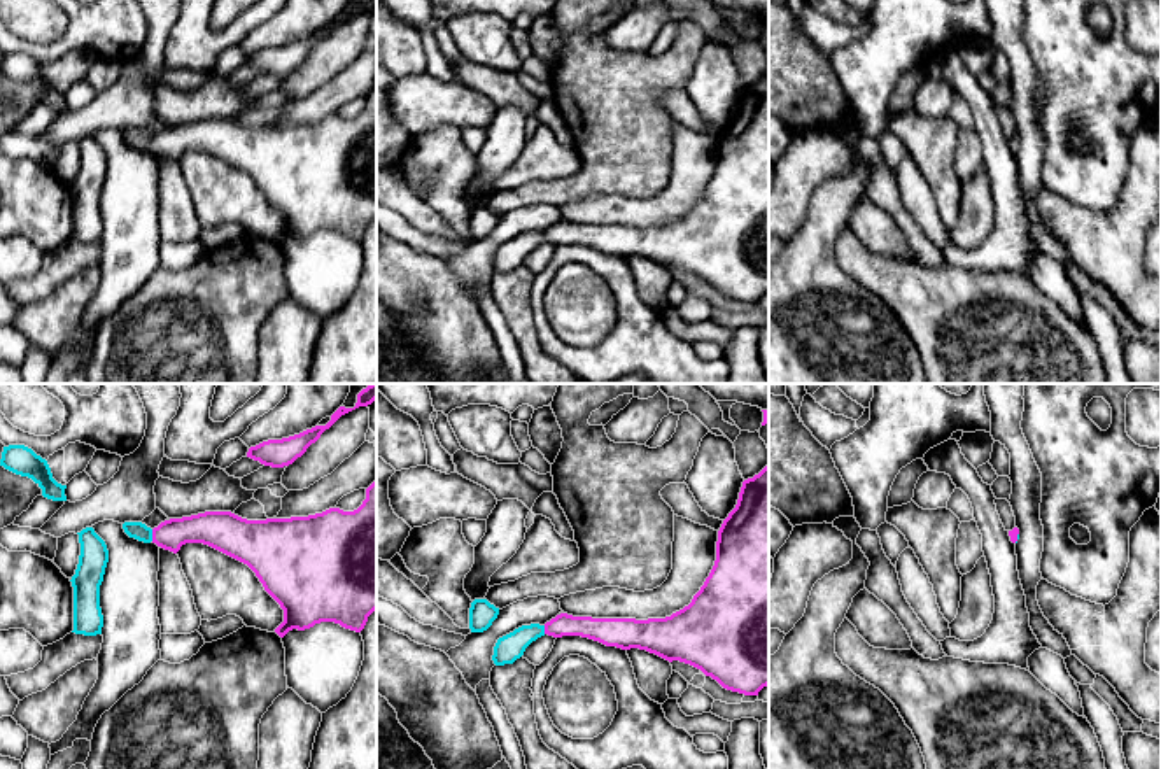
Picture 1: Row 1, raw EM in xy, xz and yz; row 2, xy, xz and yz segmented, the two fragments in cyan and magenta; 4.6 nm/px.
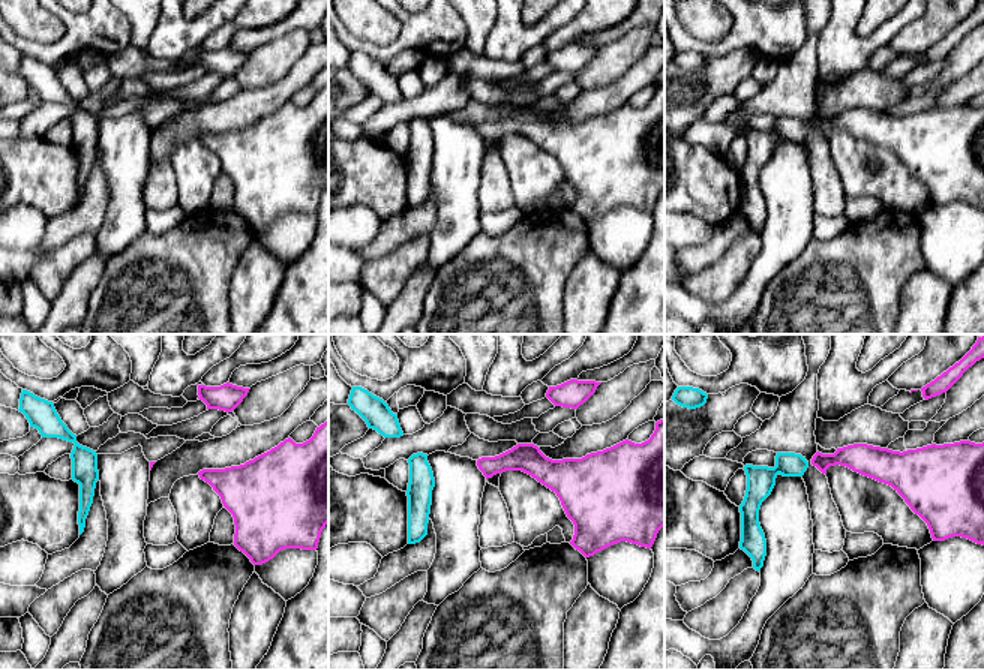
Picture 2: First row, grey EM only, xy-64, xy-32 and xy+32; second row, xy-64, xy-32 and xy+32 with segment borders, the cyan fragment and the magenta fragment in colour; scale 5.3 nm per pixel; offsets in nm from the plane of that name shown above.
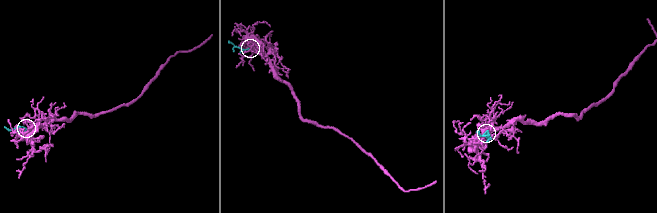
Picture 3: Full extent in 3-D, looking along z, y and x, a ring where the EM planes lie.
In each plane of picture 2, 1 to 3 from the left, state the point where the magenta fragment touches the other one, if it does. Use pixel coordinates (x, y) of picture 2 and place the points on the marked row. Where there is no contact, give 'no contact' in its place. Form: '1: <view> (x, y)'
1: no contact
2: no contact
3: no contact

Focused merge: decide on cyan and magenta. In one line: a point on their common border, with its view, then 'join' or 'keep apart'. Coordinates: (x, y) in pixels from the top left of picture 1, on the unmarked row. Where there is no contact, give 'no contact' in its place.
meets cyan in xy at (151, 142); join

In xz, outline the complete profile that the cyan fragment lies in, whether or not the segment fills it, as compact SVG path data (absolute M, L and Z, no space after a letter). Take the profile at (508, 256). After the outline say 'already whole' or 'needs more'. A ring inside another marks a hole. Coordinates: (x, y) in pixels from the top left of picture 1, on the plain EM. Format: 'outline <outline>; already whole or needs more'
outline M769 72L742 89L737 112L718 138L714 173L688 214L671 224L648 228L560 221L545 233L522 233L499 245L494 272L513 272L545 242L581 243L622 258L646 258L669 270L693 273L727 298L758 303L769 293Z; needs more

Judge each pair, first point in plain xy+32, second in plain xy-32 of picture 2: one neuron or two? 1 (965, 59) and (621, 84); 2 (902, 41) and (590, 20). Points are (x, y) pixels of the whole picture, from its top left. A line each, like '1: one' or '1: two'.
1: two
2: one

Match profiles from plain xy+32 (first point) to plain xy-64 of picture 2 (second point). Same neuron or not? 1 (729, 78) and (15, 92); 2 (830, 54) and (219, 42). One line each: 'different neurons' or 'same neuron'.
1: same neuron
2: different neurons

